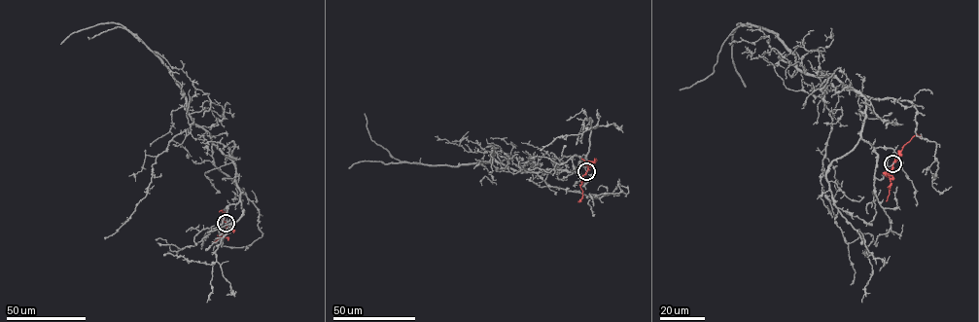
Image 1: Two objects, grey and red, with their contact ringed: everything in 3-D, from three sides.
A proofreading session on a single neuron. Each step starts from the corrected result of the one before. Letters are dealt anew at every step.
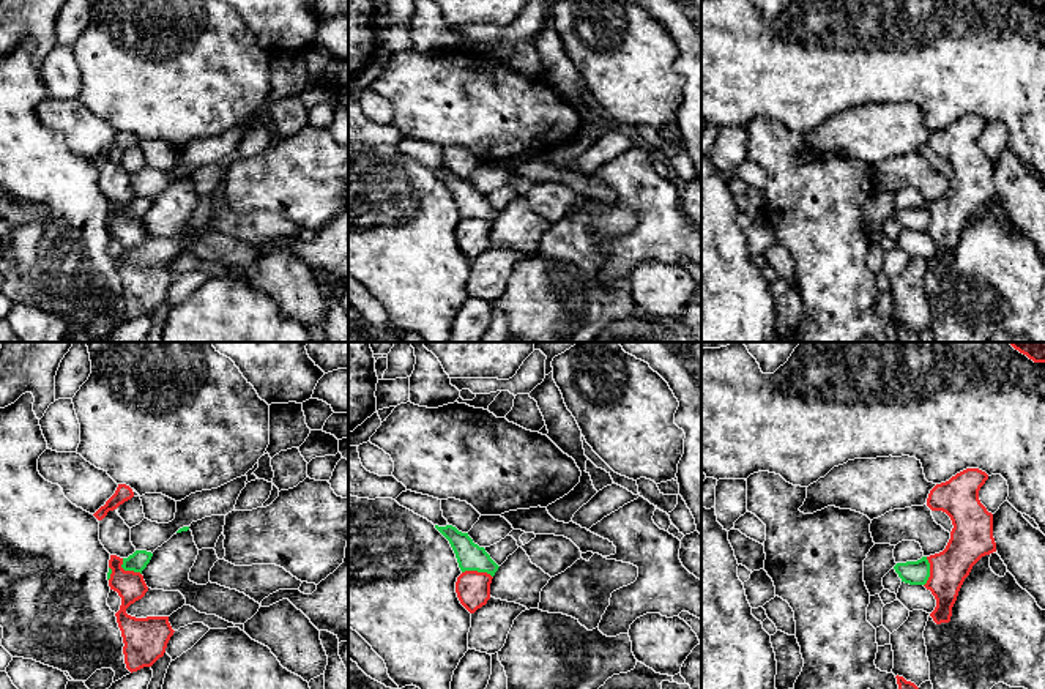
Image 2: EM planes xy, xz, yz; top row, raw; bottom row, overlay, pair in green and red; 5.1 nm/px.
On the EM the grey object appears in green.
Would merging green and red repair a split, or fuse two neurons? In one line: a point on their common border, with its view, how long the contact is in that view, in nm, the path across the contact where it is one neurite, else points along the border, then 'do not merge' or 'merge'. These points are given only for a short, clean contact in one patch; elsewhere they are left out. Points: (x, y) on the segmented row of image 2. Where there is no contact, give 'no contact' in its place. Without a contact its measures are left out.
meets green in xz at (478, 571); contact 160 nm long; border along xz (462, 571), (486, 571), (492, 577); do not merge

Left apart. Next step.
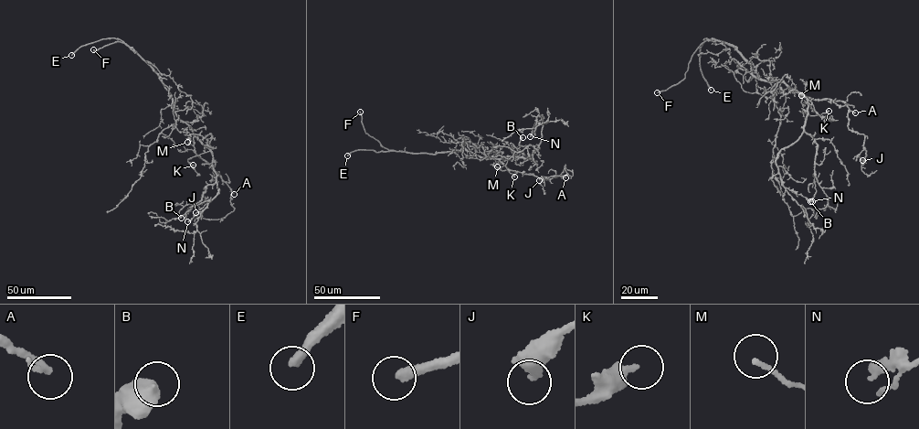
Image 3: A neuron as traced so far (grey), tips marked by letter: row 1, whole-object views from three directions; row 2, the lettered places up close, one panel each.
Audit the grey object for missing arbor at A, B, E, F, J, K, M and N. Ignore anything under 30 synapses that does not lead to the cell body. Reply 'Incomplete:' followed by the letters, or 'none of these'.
Incomplete: A, E, F

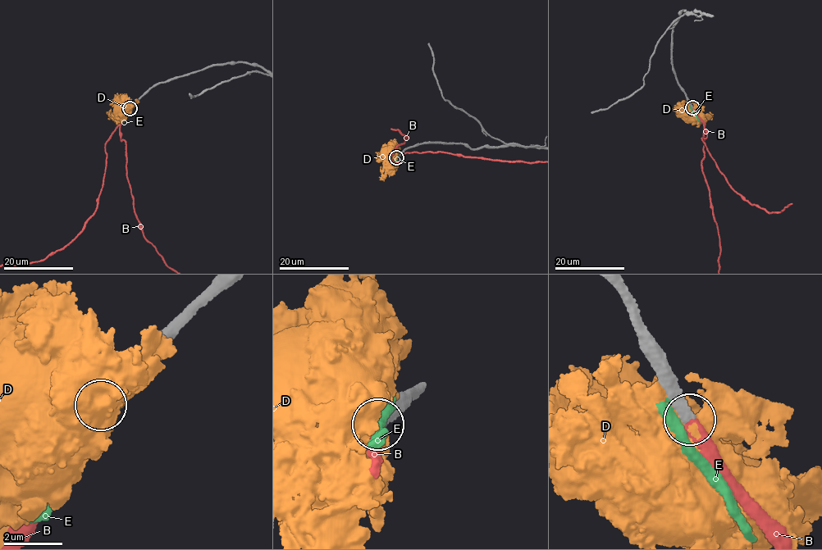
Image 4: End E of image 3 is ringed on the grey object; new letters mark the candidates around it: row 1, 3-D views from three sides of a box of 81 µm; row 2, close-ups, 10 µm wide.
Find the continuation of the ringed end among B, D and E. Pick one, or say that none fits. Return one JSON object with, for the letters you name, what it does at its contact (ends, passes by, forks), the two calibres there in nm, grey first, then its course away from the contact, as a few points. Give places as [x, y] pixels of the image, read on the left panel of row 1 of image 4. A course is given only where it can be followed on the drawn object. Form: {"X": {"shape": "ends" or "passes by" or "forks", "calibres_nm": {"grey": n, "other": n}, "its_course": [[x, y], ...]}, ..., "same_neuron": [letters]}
{"B": {"shape": "ends", "calibres_nm": {"grey": 380, "other": 240}}, "same_neuron": ["B"]}

